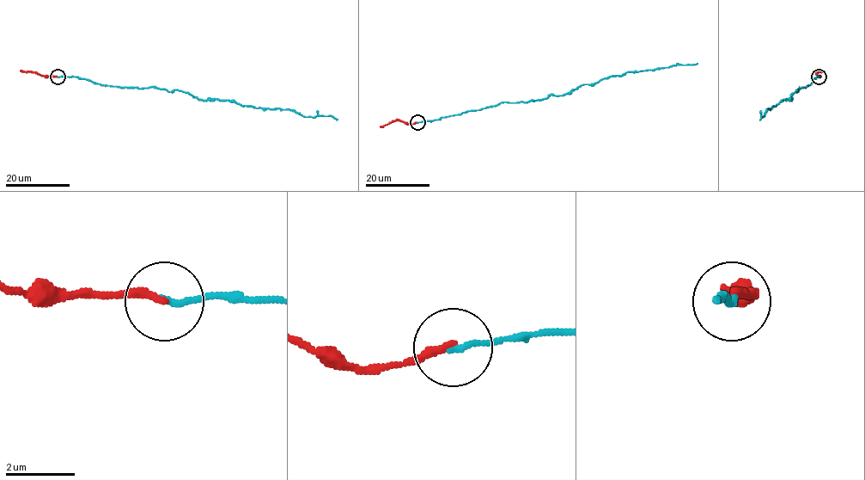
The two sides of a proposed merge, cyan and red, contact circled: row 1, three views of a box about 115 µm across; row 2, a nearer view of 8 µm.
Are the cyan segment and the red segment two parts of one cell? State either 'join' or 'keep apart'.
join

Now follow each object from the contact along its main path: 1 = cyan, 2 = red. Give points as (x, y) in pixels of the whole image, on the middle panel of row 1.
1: (417, 122), (501, 102), (564, 95), (584, 84), (594, 84), (627, 72), (697, 64)
2: (417, 122), (406, 125), (395, 120), (380, 126)

